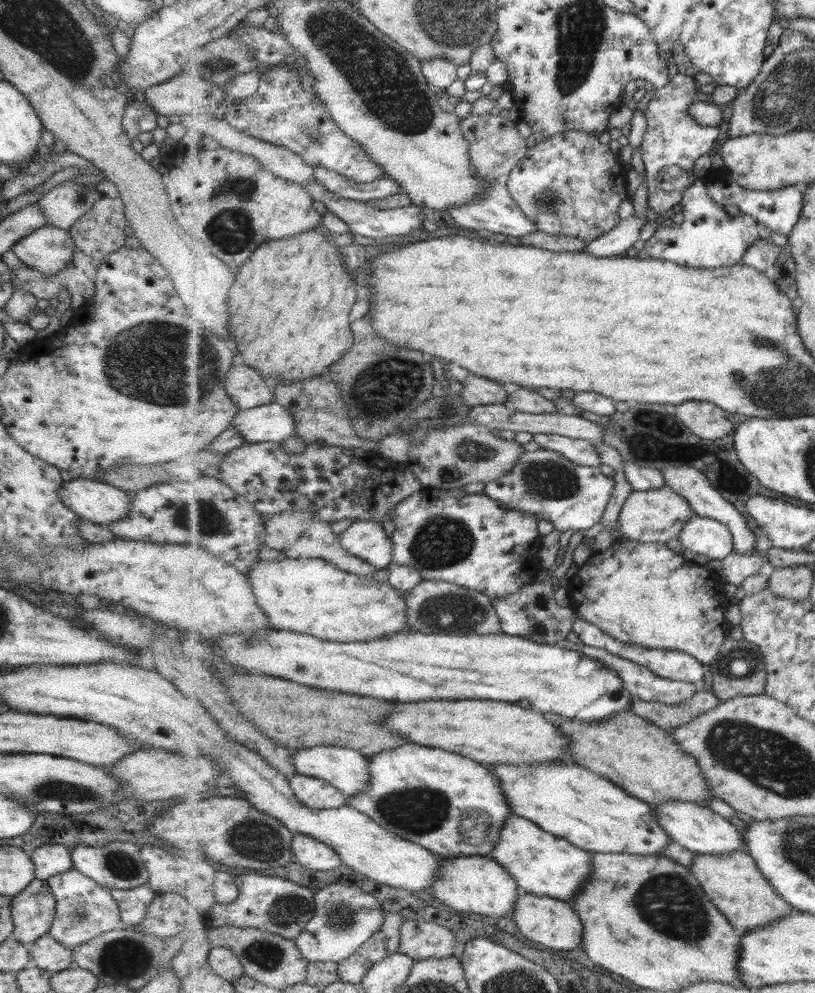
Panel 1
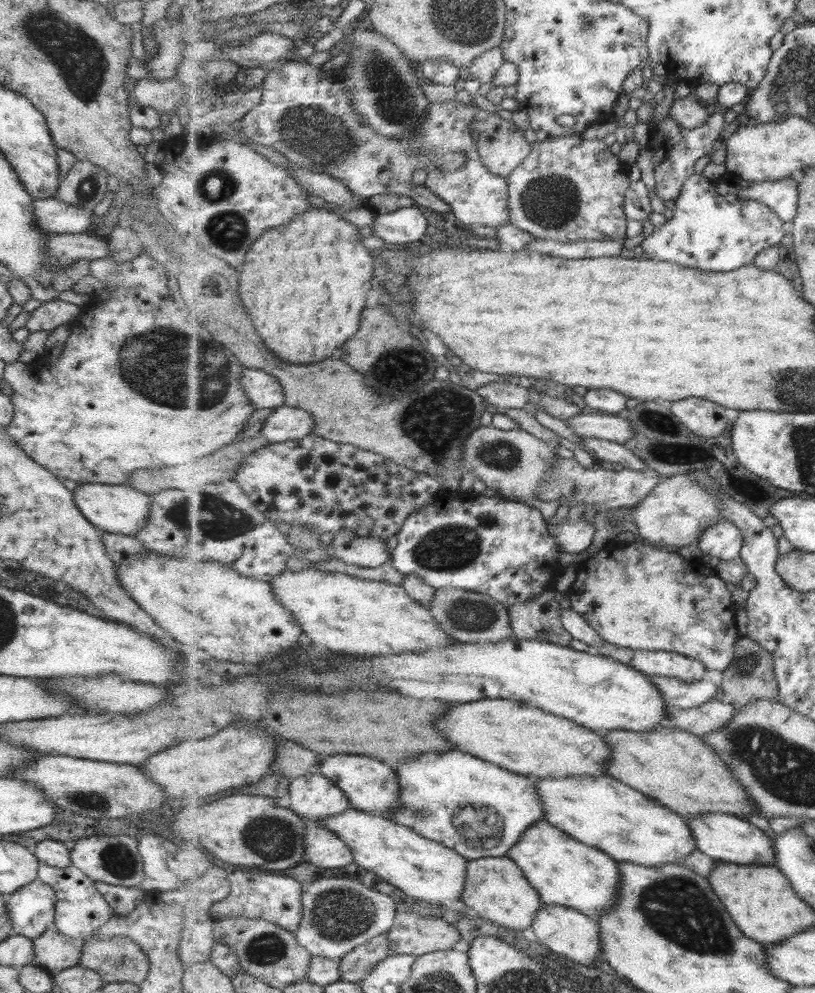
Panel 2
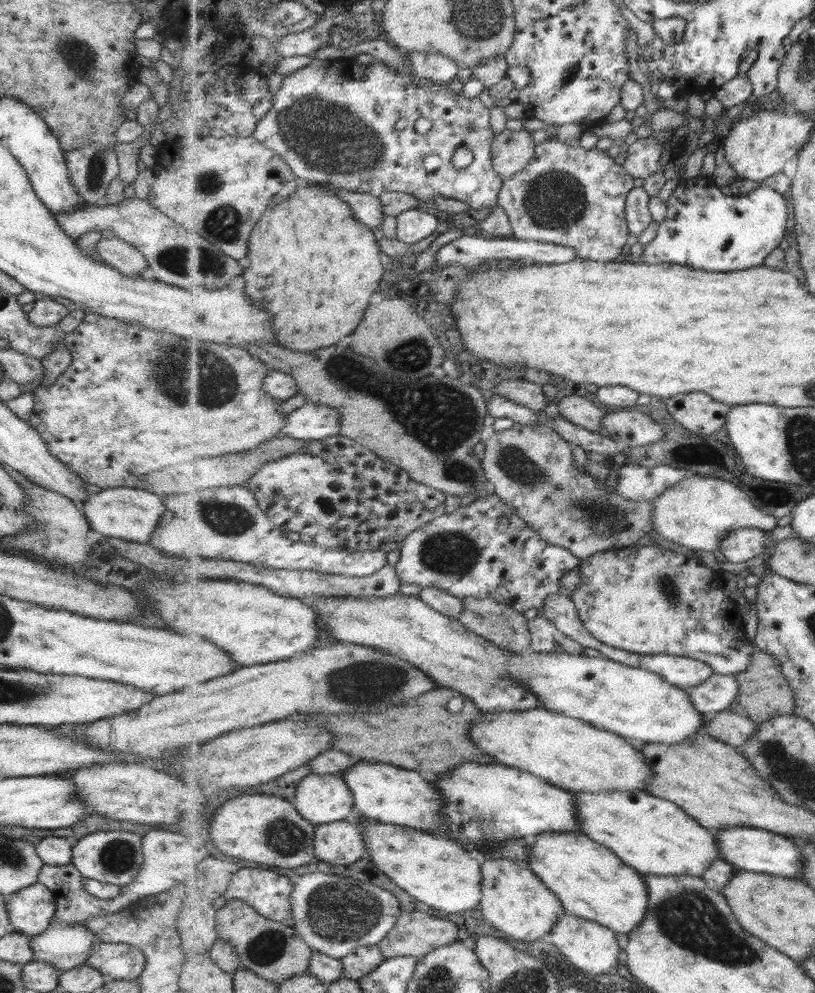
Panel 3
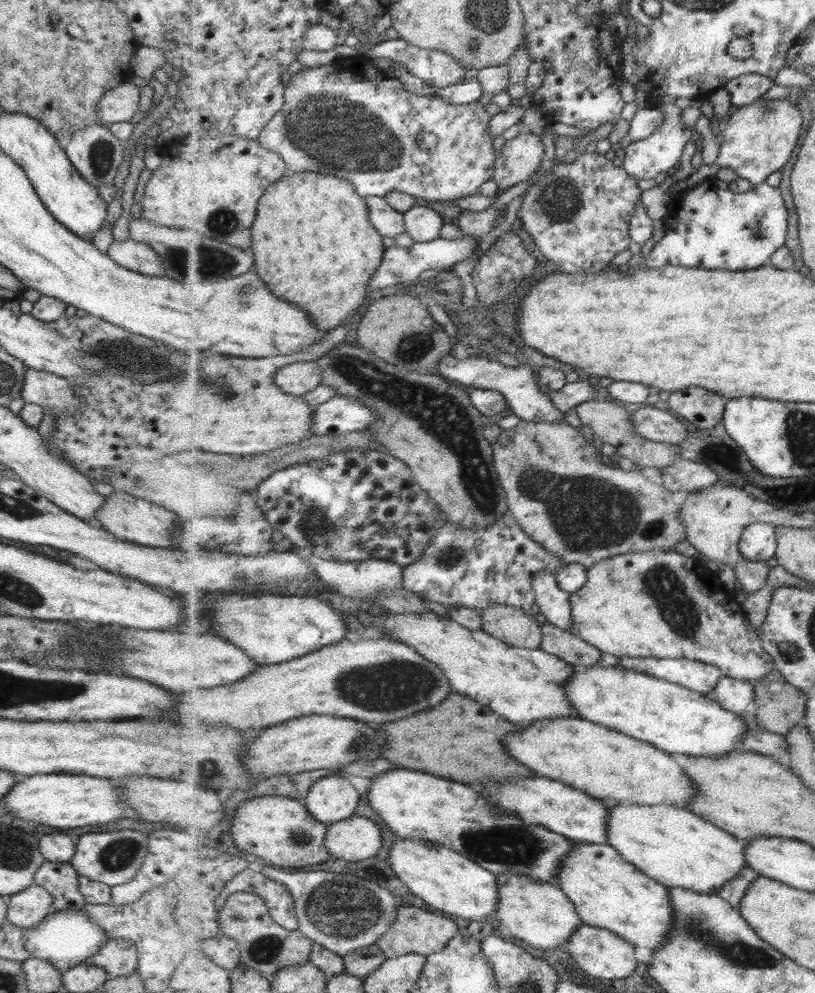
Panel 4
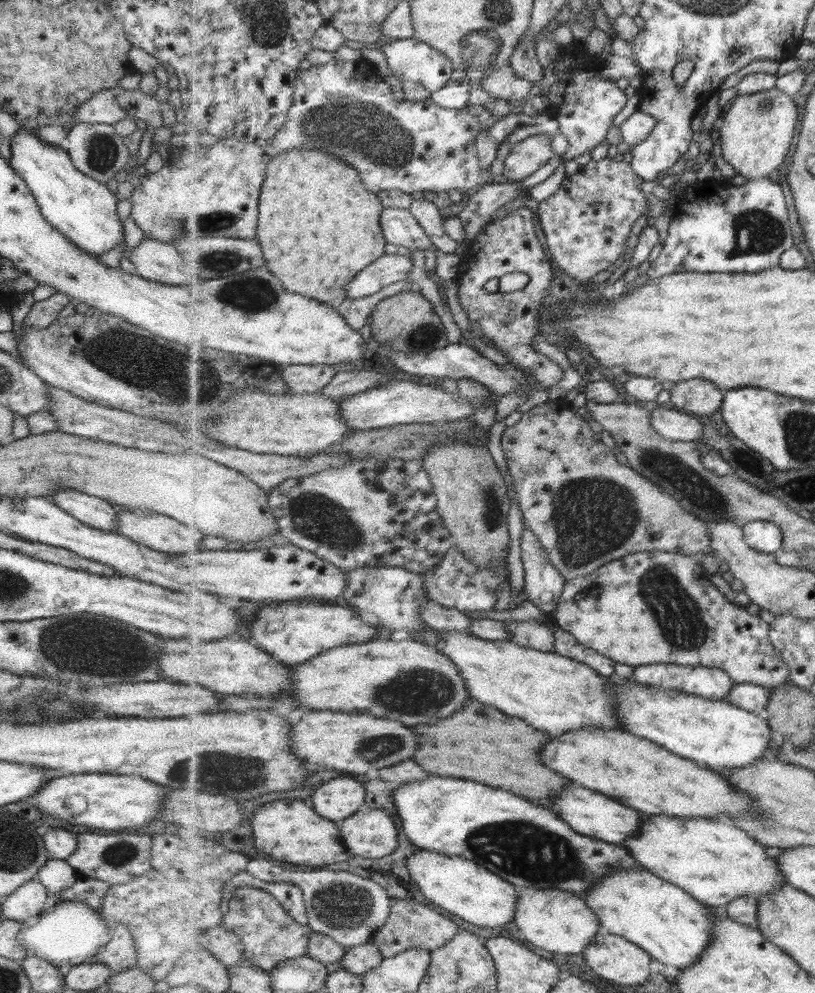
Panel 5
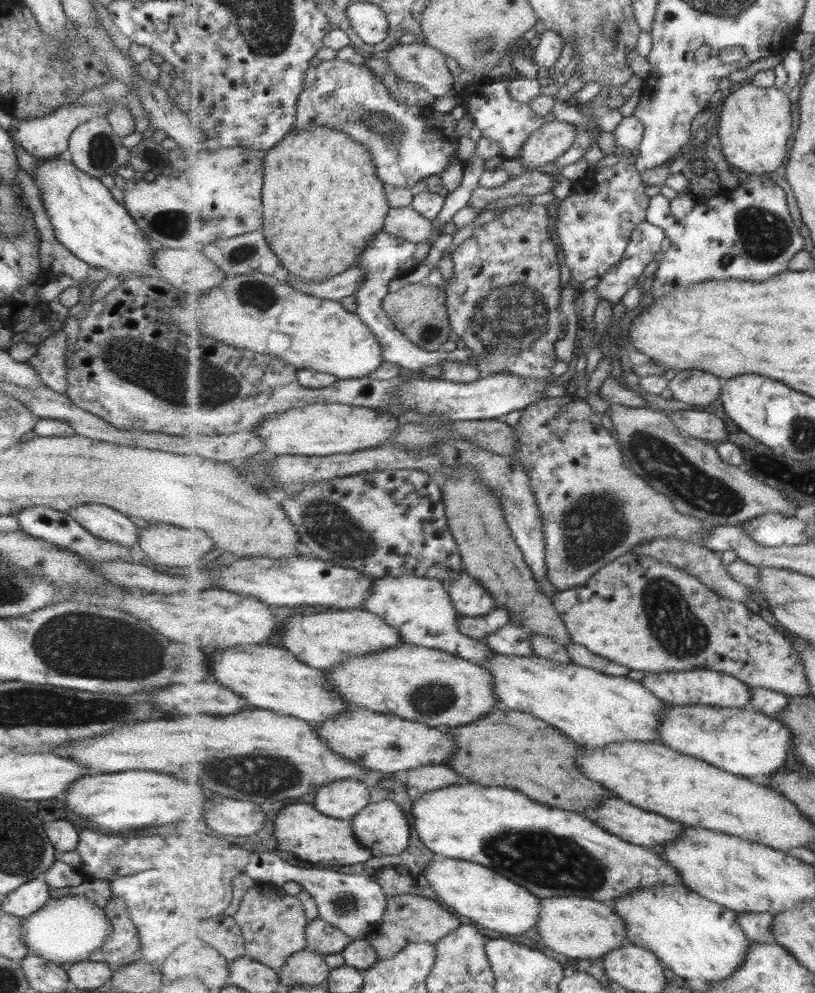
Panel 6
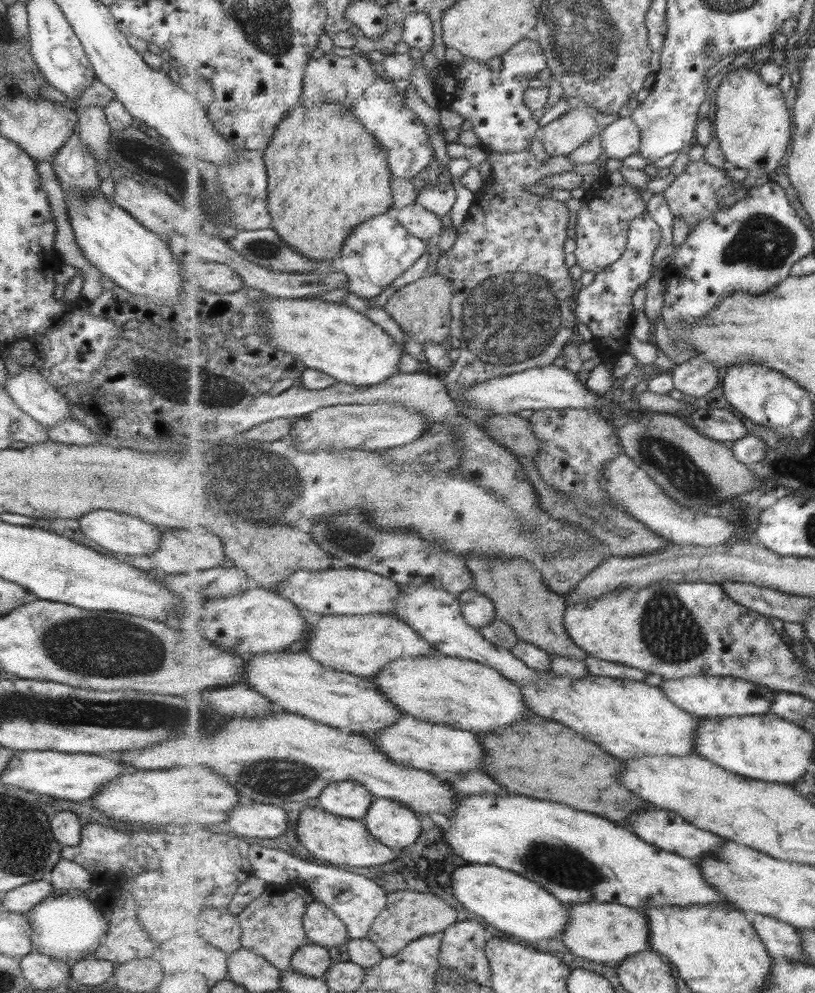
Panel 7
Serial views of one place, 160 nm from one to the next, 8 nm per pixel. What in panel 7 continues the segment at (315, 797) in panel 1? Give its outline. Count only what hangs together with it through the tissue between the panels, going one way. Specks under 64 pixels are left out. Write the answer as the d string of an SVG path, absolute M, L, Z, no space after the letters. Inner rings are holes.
M339 781L323 790L316 805L327 812L361 820L374 799L375 796L361 782Z

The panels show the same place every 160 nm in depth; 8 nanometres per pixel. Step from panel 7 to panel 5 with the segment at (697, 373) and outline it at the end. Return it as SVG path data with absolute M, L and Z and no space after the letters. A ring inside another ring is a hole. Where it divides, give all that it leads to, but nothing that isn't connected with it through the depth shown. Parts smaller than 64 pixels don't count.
M703 378L675 383L669 393L670 401L678 410L695 417L715 414L717 410L721 410L725 397L714 382L707 382Z

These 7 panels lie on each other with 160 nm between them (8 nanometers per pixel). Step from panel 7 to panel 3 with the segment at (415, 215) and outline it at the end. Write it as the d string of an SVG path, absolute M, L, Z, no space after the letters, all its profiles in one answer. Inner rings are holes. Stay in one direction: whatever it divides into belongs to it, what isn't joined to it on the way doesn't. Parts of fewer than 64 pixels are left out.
M333 187L338 196L350 204L351 210L359 220L365 222L372 229L380 228L383 218L387 215L383 212L383 203L380 197Z

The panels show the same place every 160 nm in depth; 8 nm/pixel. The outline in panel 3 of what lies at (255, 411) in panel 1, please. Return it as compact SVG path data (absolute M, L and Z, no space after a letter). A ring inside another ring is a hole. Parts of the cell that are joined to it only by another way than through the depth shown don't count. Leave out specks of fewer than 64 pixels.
M307 402L306 405L303 405L288 414L286 425L280 432L282 436L292 436L299 440L318 441L327 437L339 435L341 427L342 418L340 412L336 410L336 408Z

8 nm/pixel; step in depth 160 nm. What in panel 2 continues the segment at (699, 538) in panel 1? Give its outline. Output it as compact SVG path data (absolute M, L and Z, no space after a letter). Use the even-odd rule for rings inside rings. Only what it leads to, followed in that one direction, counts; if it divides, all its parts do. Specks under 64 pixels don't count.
M725 520L715 522L715 526L709 526L709 530L703 532L697 544L703 555L729 561L741 556L744 538L739 527Z

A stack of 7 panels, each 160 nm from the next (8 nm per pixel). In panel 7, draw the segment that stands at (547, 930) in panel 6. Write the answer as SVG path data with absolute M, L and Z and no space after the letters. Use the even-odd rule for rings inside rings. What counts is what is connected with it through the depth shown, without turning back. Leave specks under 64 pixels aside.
M604 902L570 903L570 923L562 934L559 946L585 960L609 962L614 966L631 955L654 950L645 913L635 907Z

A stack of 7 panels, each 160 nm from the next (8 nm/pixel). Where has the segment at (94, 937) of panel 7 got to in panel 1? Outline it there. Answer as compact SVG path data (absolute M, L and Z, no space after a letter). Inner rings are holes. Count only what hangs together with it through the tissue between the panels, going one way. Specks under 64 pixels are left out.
M41 935L34 943L27 947L31 965L47 973L55 974L72 966L71 951L49 935Z

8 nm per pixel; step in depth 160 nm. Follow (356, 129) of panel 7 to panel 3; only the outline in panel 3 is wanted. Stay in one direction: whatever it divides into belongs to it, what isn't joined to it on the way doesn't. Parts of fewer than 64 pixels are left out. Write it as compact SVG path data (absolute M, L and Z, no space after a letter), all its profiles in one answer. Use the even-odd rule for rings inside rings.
M302 183L287 200L276 204L274 208L263 213L262 218L260 218L260 221L255 225L252 232L255 232L255 234L251 236L251 254L249 254L251 266L248 266L244 270L243 278L240 278L240 282L244 285L244 291L253 303L259 302L259 304L263 304L263 308L273 314L273 322L275 324L272 327L274 333L277 334L276 340L278 340L278 344L294 351L312 352L313 350L333 346L343 336L352 335L358 329L358 326L362 324L362 320L366 316L366 310L370 306L369 300L371 300L373 292L379 291L380 282L383 280L383 274L385 274L383 263L386 259L381 255L381 250L379 250L379 244L377 243L375 234L373 234L373 229L354 215L350 204L347 204L347 202L338 196L333 186L330 184L315 183L307 187L307 185Z

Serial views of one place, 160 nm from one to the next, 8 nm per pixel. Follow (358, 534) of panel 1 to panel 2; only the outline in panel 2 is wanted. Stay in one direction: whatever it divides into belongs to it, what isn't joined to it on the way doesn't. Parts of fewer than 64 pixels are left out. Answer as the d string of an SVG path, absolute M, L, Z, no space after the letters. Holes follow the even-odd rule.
M341 530L330 543L329 556L347 565L363 568L377 568L392 559L385 541L375 537L354 535Z

